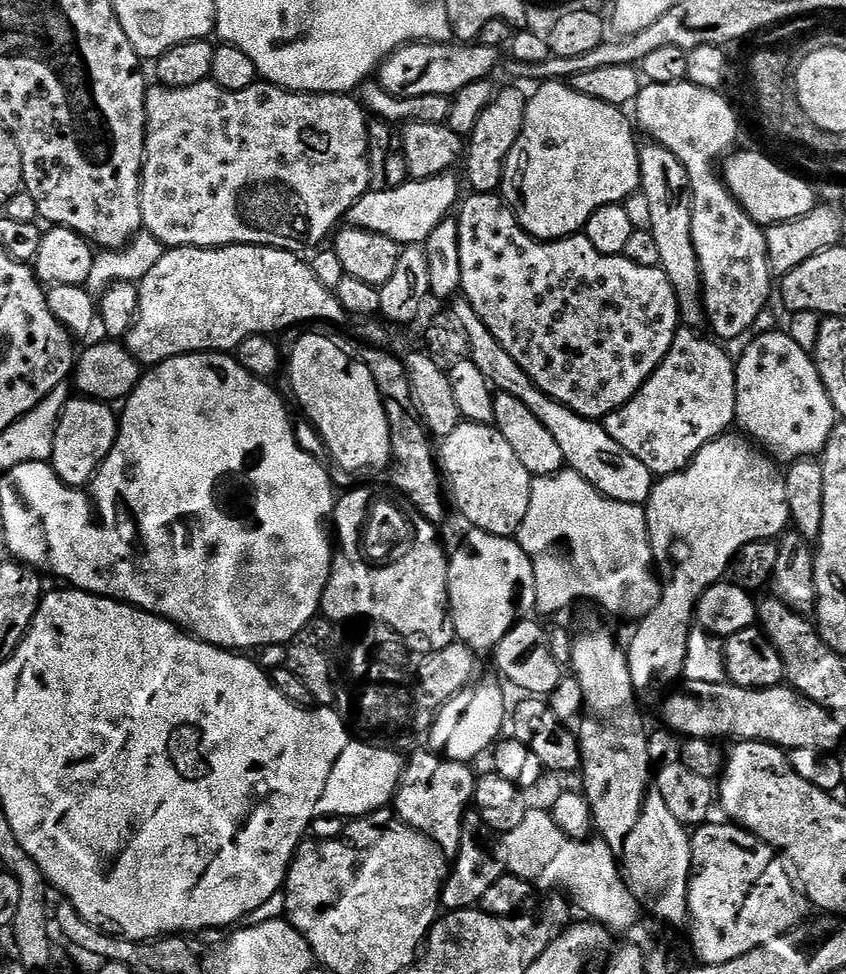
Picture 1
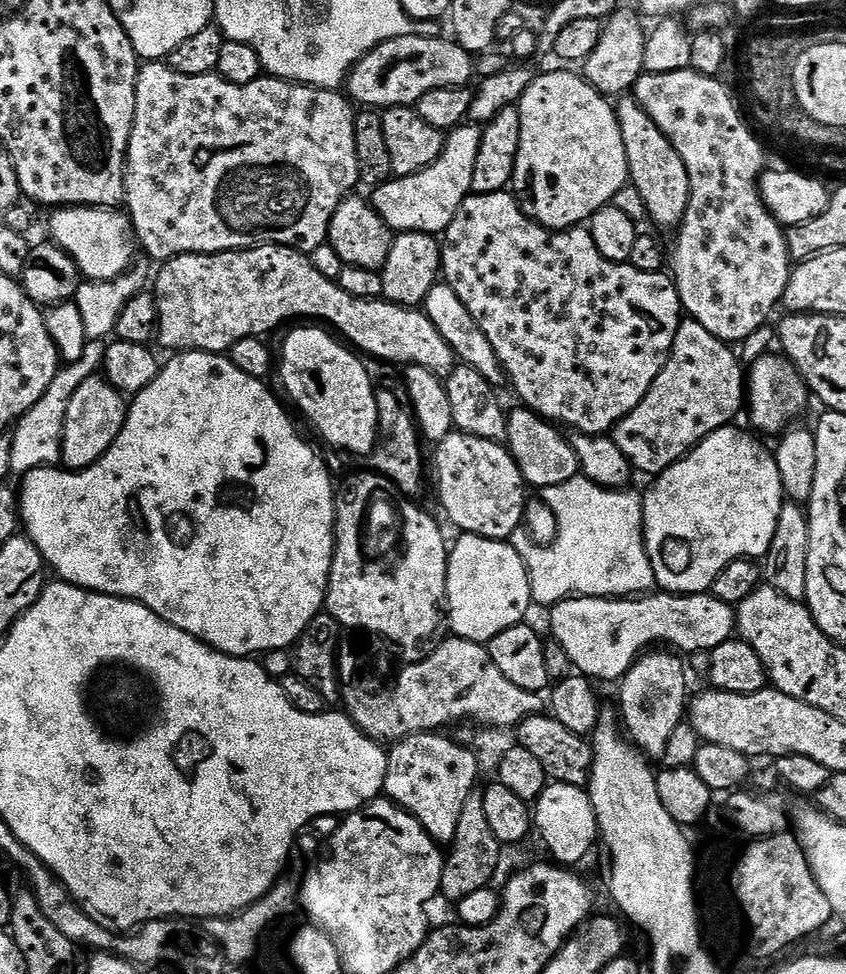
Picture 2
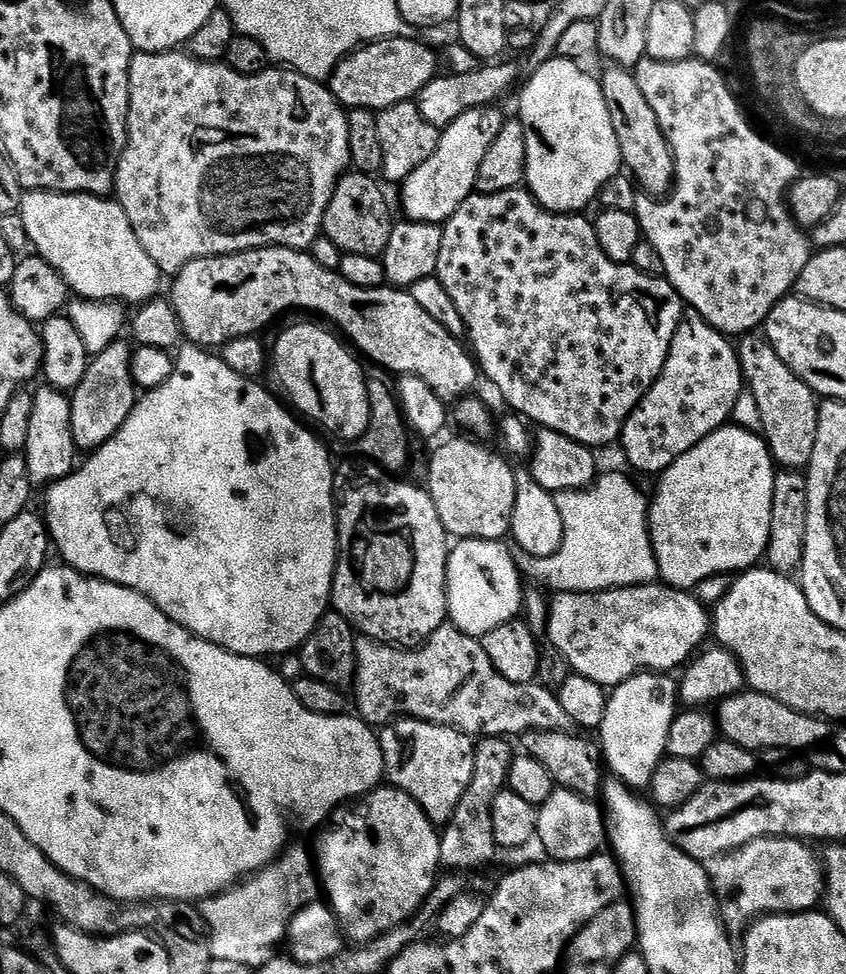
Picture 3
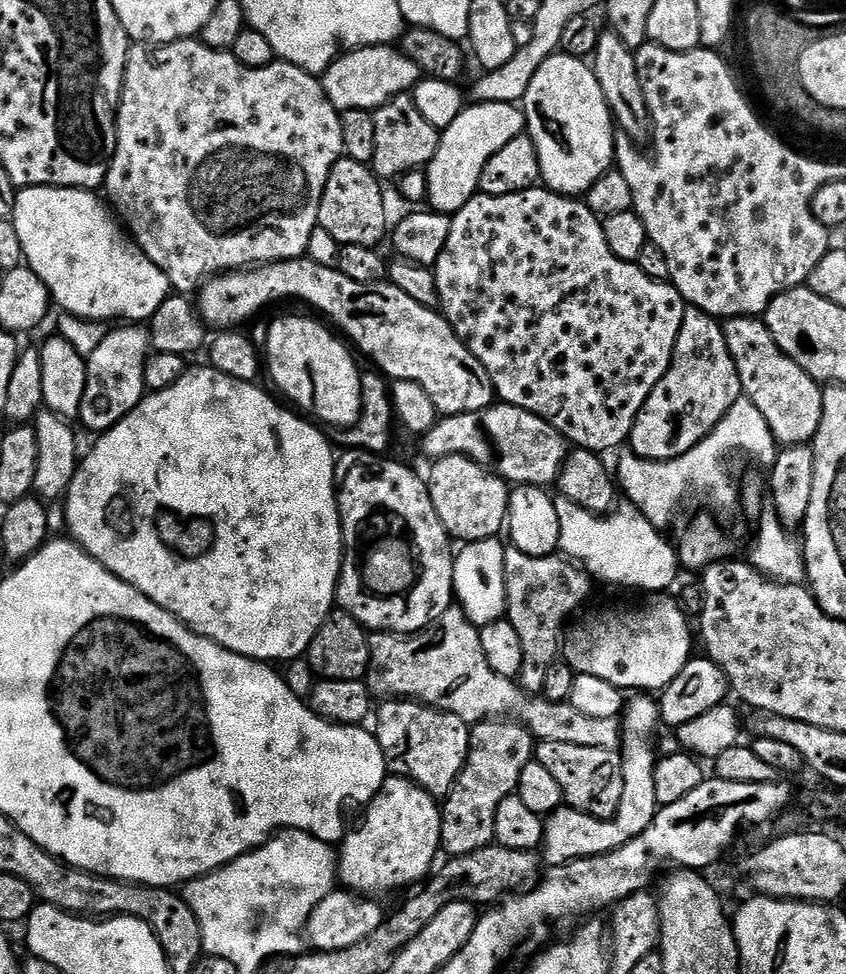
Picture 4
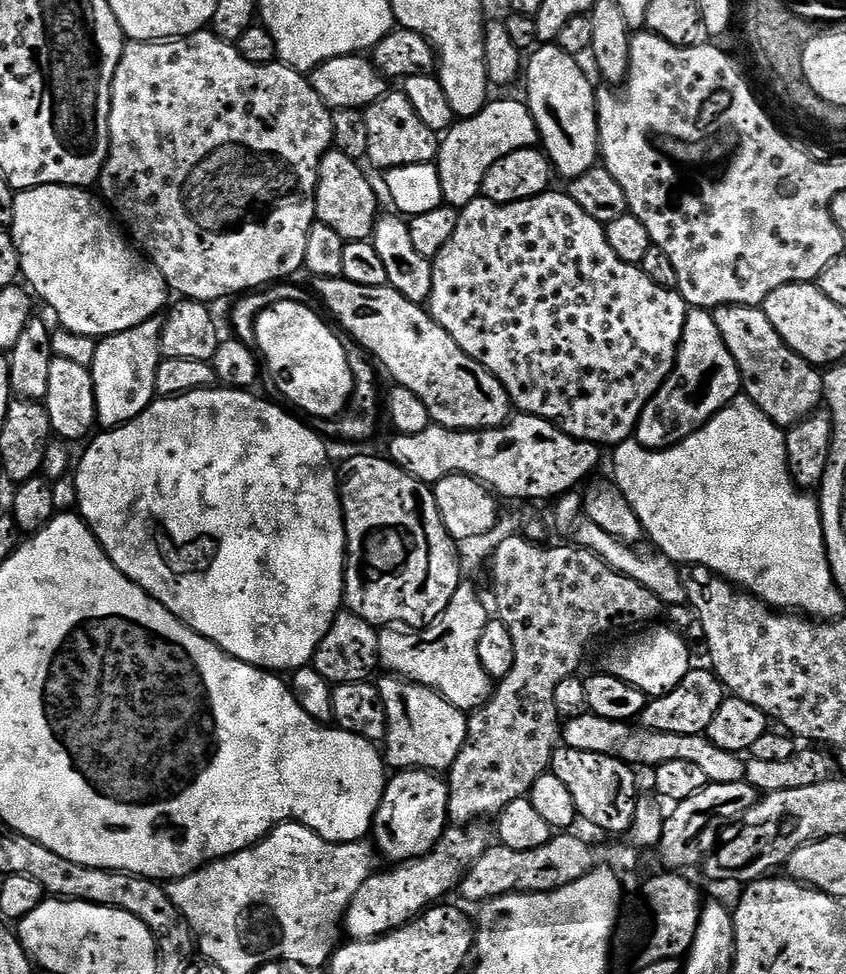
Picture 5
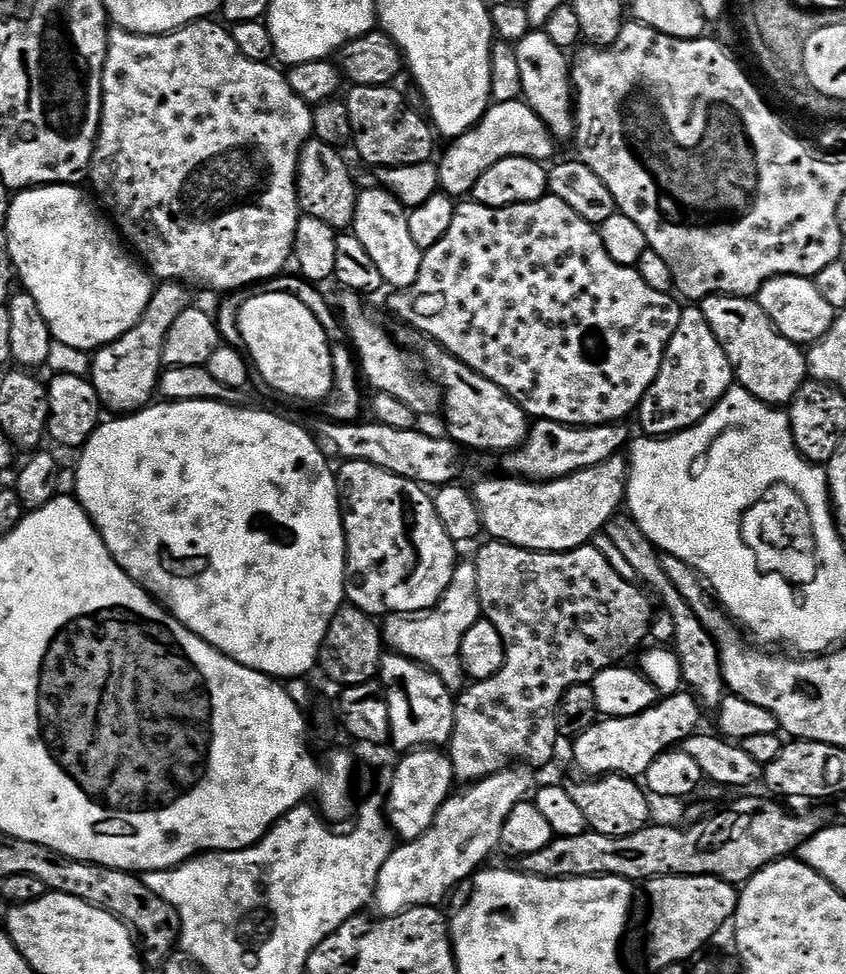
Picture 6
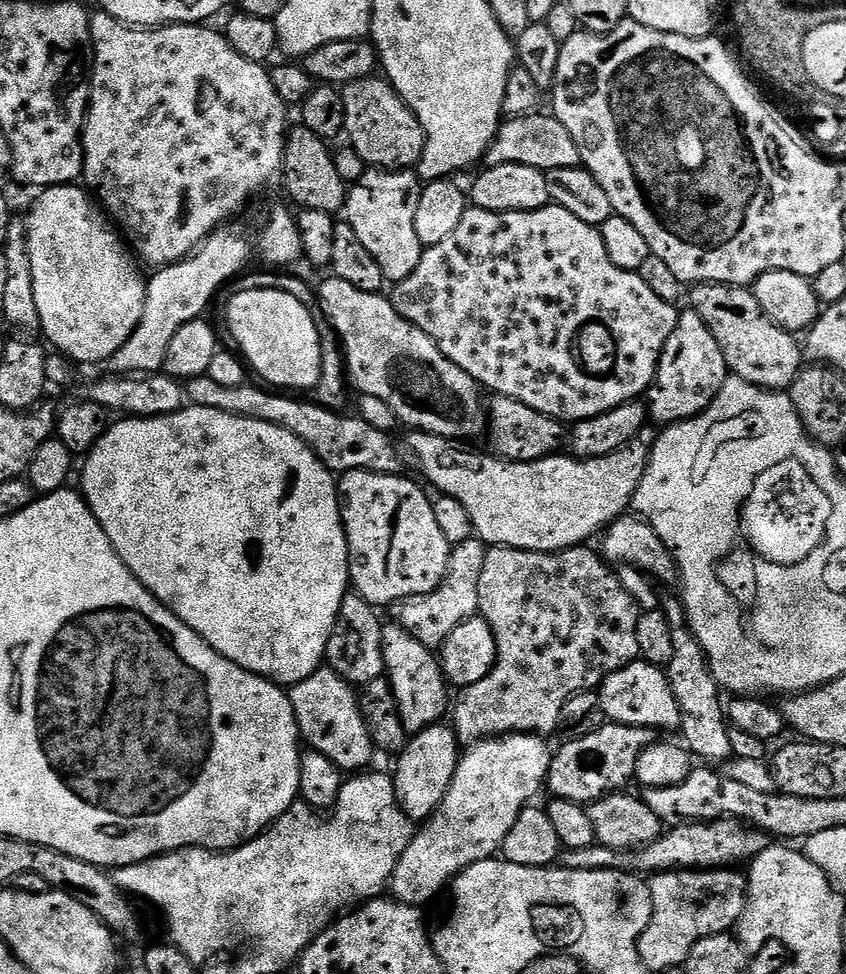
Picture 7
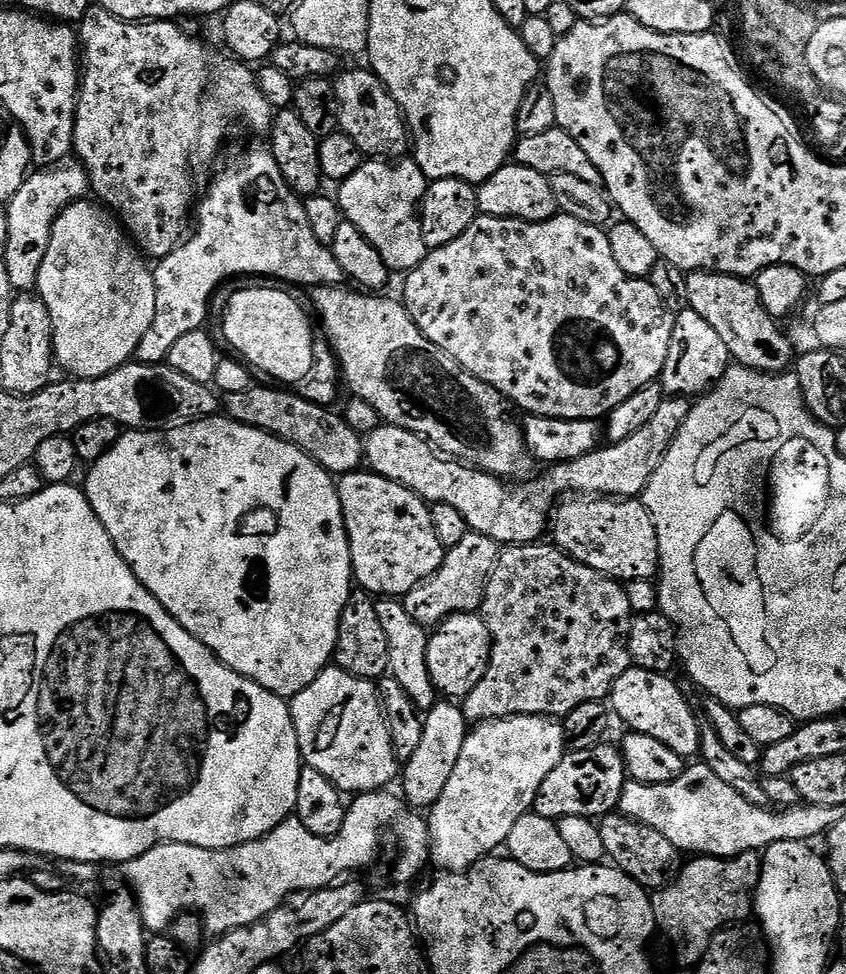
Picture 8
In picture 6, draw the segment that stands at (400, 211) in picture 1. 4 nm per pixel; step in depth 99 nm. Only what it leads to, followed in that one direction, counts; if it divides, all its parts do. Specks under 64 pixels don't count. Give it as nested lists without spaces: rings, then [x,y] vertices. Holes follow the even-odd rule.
[[[523,99],[493,103],[487,114],[483,116],[469,132],[457,136],[455,140],[447,145],[444,157],[438,160],[440,169],[439,191],[453,198],[464,198],[471,193],[472,187],[502,158],[514,158],[525,156],[531,160],[548,162],[553,159],[552,155],[558,147],[557,141],[542,118]]]

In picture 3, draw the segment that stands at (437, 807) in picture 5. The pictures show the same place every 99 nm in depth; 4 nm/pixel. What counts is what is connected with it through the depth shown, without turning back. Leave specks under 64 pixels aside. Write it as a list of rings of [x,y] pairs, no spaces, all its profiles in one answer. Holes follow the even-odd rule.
[[[377,786],[356,806],[353,812],[346,813],[337,822],[336,828],[330,829],[317,842],[316,852],[314,848],[314,867],[323,895],[324,892],[328,895],[327,903],[340,921],[343,935],[352,939],[349,941],[361,945],[399,924],[411,921],[436,885],[442,865],[437,825],[428,821],[428,815],[422,806],[418,806],[418,802],[414,802],[414,798],[410,798],[410,794],[391,786]]]

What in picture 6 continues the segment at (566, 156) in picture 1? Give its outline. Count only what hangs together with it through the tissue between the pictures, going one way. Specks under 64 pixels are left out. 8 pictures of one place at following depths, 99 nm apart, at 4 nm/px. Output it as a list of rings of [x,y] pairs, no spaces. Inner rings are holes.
[[[533,30],[514,45],[518,58],[518,74],[522,74],[523,99],[542,118],[557,141],[571,141],[576,134],[576,114],[570,60],[565,49],[554,46],[543,30]]]

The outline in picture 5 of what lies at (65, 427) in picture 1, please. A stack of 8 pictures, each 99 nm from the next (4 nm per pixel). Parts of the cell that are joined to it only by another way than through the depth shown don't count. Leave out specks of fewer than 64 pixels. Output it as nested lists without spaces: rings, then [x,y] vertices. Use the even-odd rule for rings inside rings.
[[[163,319],[147,320],[130,330],[105,336],[96,345],[92,363],[96,422],[101,429],[123,428],[151,409],[156,395],[156,375],[161,362],[160,335]]]

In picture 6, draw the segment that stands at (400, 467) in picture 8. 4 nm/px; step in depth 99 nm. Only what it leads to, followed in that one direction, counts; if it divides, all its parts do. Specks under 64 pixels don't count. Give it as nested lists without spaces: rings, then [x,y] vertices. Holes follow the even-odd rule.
[[[623,455],[557,480],[533,482],[497,474],[478,481],[470,488],[480,511],[483,531],[489,532],[487,535],[491,539],[535,552],[569,552],[595,541],[596,537],[607,529],[608,523],[615,520],[621,509],[625,507],[627,490],[628,462]]]

